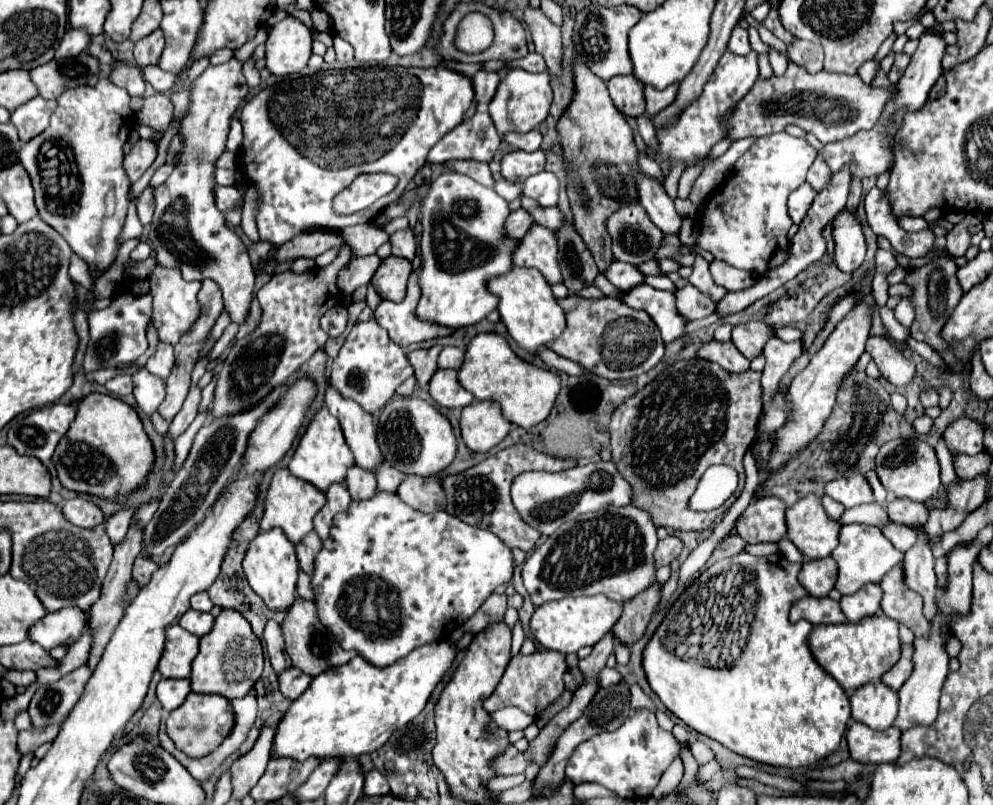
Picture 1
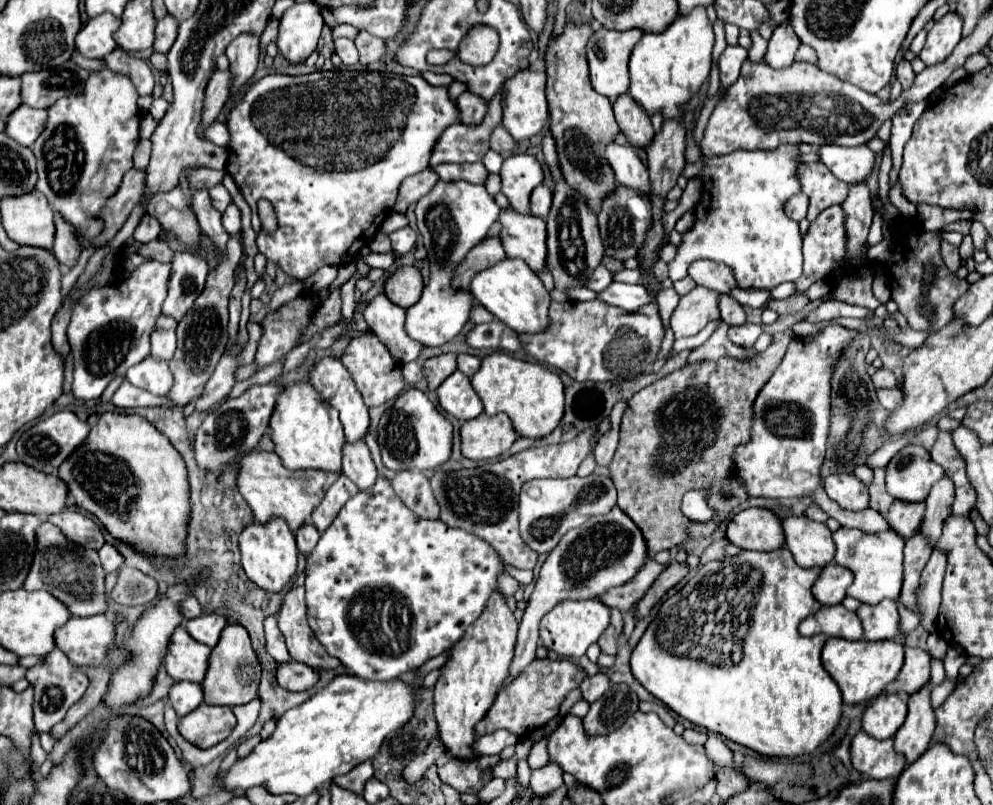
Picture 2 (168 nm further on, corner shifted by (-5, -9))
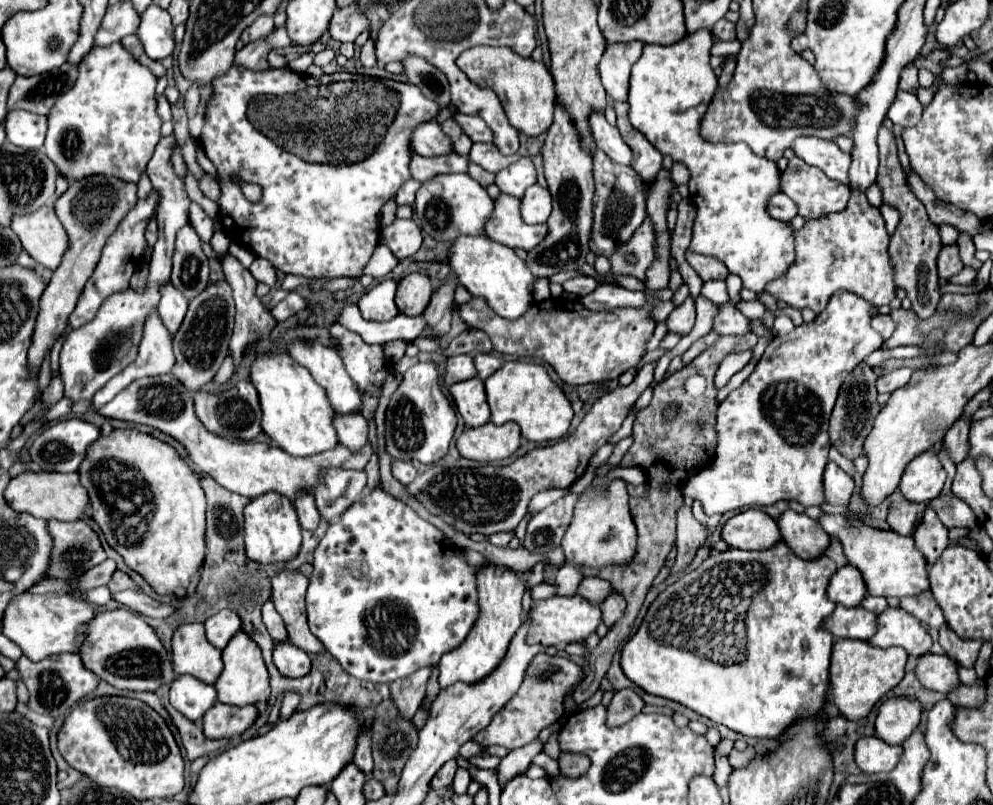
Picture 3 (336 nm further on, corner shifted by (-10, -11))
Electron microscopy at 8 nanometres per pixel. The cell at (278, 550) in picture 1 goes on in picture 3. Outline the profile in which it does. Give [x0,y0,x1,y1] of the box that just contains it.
[245,494,301,564]

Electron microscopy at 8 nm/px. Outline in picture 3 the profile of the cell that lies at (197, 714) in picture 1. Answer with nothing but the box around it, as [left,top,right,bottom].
[203,704,257,738]

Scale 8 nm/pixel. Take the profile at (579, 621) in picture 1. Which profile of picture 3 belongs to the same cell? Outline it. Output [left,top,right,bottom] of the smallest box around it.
[527,596,601,646]

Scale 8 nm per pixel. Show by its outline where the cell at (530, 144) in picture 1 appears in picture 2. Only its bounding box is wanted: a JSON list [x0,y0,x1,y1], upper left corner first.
[490,124,516,152]

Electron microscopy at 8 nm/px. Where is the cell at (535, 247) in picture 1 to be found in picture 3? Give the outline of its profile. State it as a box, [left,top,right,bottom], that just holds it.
[485,194,547,252]

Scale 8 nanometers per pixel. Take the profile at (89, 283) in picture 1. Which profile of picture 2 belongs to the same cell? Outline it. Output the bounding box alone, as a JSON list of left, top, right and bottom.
[54,216,82,268]

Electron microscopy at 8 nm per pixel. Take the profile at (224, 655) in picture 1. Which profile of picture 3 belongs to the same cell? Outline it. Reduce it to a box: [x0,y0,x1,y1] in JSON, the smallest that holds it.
[213,632,269,706]

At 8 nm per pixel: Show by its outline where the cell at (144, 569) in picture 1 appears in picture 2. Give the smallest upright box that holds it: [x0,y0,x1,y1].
[110,566,156,606]

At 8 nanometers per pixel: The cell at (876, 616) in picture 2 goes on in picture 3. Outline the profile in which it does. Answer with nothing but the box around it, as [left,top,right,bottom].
[869,608,931,658]

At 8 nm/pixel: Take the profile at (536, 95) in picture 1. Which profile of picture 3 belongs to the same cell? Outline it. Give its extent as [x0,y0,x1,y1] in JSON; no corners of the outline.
[457,46,555,136]

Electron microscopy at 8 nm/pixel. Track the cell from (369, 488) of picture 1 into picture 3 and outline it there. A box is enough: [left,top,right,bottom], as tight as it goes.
[335,414,367,452]

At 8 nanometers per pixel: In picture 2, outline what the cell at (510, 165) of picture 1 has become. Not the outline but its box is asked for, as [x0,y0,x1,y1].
[500,154,542,214]

